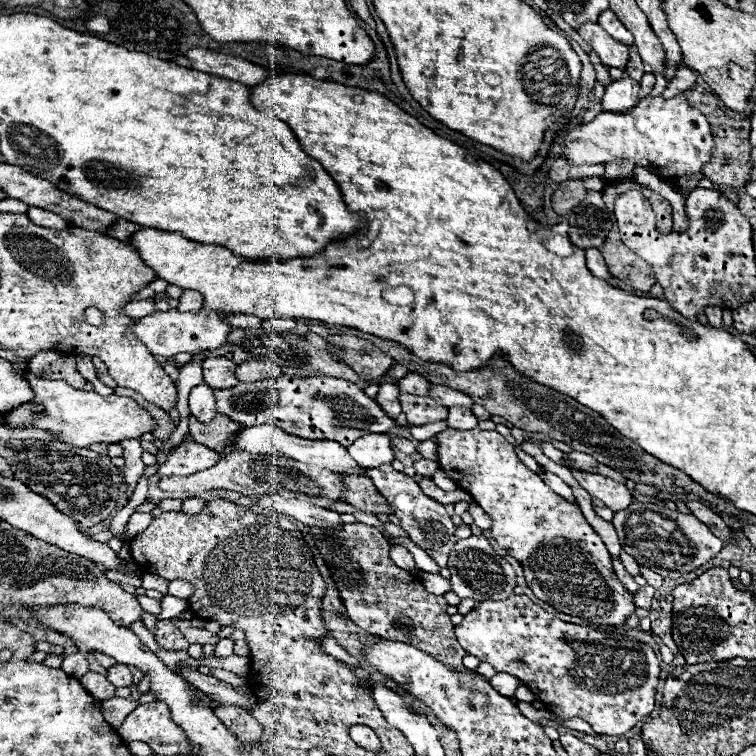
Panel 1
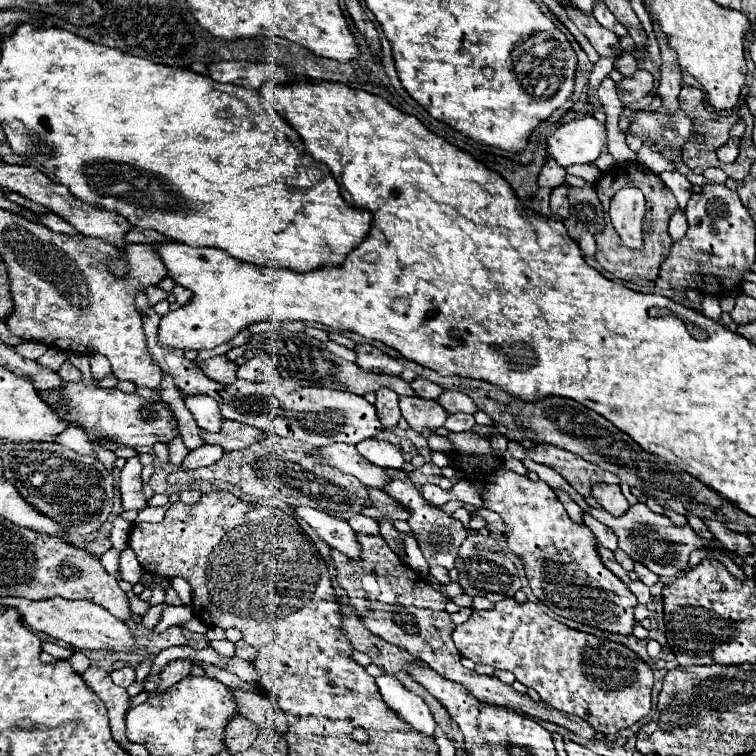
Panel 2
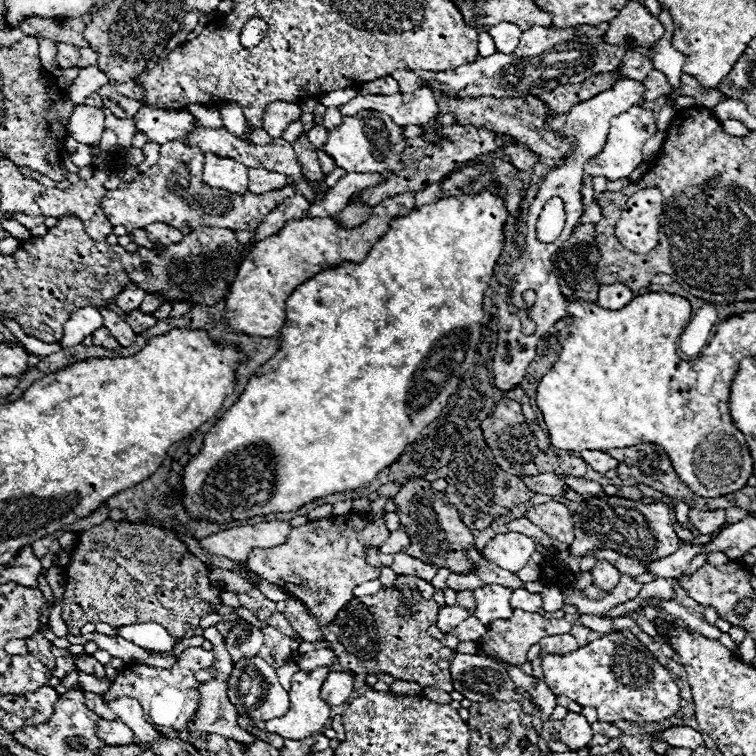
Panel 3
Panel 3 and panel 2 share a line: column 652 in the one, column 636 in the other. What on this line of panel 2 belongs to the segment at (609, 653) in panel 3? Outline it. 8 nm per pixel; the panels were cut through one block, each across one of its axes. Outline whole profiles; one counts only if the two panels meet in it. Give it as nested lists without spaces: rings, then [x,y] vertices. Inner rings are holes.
[[[508,598],[496,602],[492,610],[474,610],[468,622],[456,626],[452,638],[464,658],[470,658],[476,664],[488,664],[496,670],[510,670],[518,682],[534,688],[542,702],[554,706],[560,712],[580,716],[602,734],[616,734],[624,728],[630,728],[652,708],[650,692],[654,684],[654,672],[632,650],[622,644],[598,640],[592,634],[566,628],[532,602],[518,604],[514,598]]]

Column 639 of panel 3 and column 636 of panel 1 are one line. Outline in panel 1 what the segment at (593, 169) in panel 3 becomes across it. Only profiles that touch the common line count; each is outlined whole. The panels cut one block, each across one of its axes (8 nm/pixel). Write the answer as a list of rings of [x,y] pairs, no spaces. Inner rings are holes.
[[[684,94],[674,98],[644,96],[636,108],[628,114],[598,114],[590,124],[582,124],[566,136],[564,156],[570,164],[604,164],[604,162],[632,162],[652,170],[656,176],[680,178],[702,172],[702,166],[712,158],[714,140],[710,134],[710,124],[704,114],[700,114]]]

